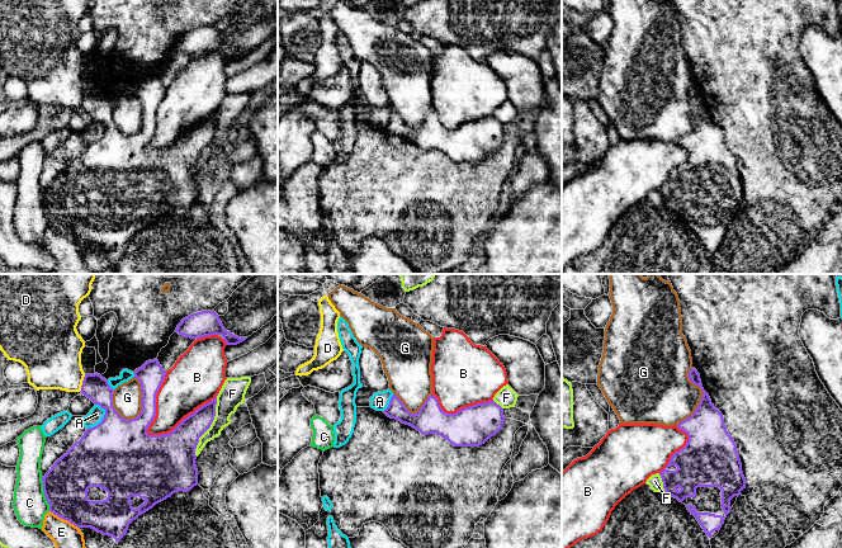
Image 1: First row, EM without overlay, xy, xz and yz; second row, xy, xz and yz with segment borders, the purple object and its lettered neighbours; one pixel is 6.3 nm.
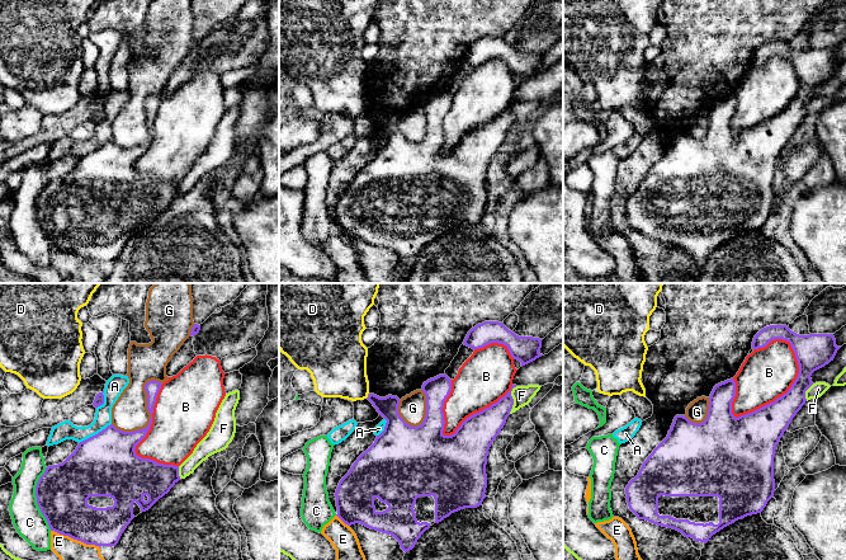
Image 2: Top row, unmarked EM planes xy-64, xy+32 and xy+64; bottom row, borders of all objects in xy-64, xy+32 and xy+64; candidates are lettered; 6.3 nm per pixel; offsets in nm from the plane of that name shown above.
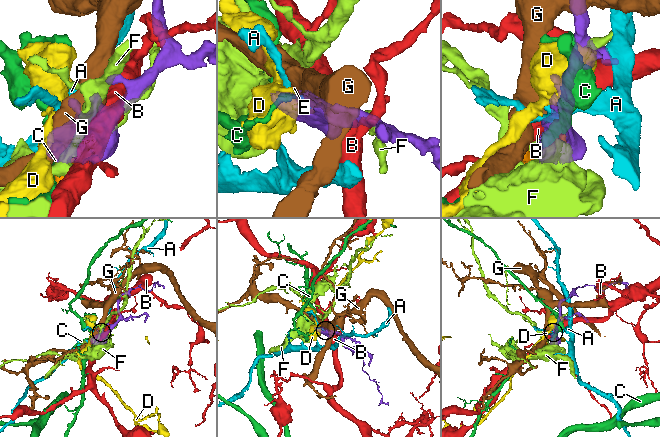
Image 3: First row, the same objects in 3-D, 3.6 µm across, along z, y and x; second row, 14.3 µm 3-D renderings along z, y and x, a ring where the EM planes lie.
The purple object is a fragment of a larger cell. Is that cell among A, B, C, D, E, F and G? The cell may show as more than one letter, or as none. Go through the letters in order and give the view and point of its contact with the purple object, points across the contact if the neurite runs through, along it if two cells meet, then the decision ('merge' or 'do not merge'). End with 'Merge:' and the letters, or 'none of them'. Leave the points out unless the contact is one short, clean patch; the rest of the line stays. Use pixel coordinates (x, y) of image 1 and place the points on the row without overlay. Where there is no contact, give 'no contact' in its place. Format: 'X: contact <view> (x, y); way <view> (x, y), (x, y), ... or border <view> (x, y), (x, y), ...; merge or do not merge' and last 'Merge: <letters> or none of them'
A: contact xy (102, 136); border xy (98, 119), (104, 126), (104, 132), (99, 138), (86, 145); do not merge
B: contact xy (183, 136); do not merge
C: contact xy (45, 209); do not merge
D: contact xy (83, 99); border xy (85, 90), (79, 107); do not merge
E: contact xy (64, 235); border xy (50, 226), (77, 244); do not merge
F: contact xy (211, 140); do not merge
G: contact xy (141, 118); do not merge
Merge: none of them

